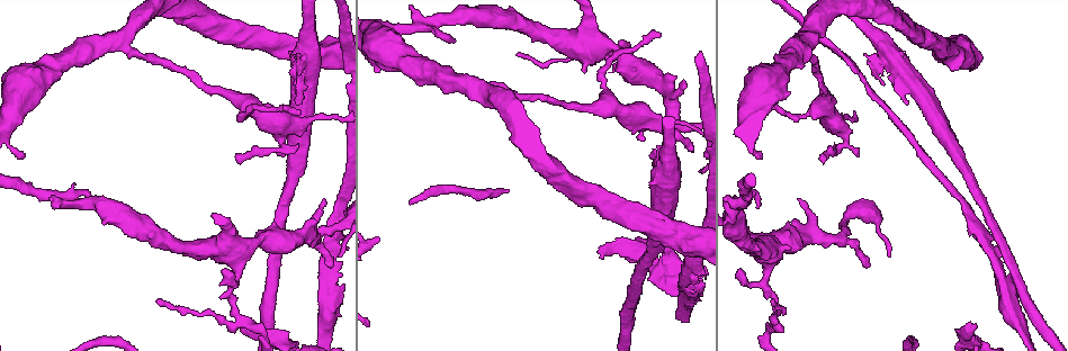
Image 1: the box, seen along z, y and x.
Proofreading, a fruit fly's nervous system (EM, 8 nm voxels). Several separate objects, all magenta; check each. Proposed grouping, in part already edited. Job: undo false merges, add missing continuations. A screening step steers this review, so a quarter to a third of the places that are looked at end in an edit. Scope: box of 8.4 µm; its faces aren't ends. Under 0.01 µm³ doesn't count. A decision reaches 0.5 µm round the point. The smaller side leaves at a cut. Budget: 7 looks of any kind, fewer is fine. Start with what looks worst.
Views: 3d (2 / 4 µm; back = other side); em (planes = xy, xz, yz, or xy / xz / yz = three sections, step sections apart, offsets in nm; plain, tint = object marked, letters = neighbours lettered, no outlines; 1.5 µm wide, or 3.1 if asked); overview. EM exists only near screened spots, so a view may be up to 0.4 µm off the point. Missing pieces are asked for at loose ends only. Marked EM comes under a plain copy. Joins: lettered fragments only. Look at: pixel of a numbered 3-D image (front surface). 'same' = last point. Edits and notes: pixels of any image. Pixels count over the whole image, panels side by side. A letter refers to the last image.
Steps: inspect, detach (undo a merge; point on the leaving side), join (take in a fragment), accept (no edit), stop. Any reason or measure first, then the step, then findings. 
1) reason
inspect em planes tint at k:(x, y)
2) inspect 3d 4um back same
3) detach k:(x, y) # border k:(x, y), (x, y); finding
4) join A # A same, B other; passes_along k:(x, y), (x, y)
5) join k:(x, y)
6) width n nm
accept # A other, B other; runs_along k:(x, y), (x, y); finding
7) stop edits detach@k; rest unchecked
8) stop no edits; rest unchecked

branch stops here
inspect 3d 4um at 1:(243, 329)

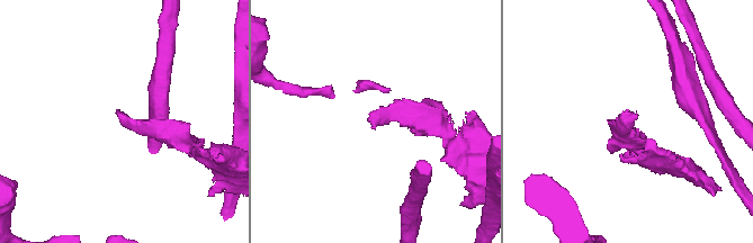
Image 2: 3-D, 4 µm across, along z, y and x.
inspect em planes letters at 2:(120, 115)

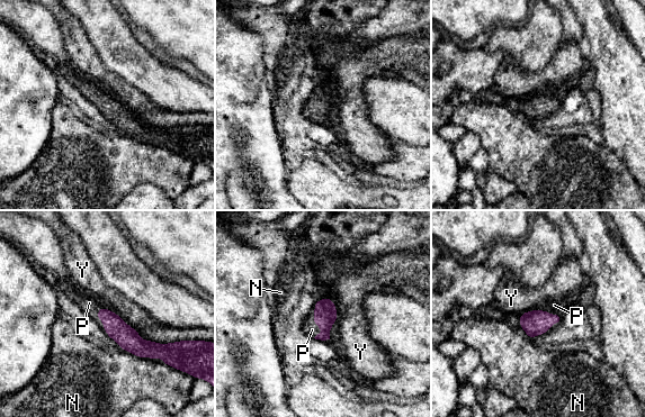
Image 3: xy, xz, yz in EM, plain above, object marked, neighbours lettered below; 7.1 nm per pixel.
join P # N other, P same, Y other; passes_along 3:(534, 323), (542, 310), (554, 305); the neuron continues

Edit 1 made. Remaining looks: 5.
inspect overview

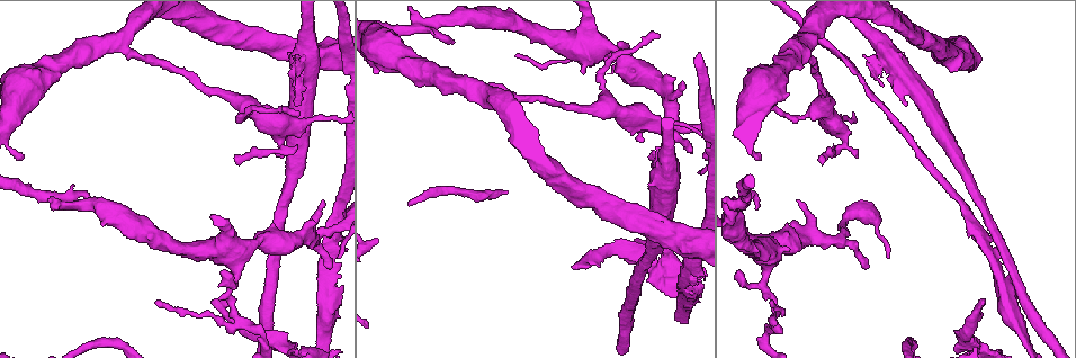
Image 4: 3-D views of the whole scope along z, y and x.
inspect 3d 2um at 4:(807, 239)

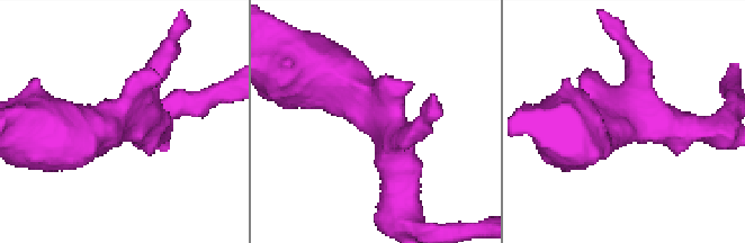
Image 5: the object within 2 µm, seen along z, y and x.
need the tissue
inspect em planes letters at 5:(625, 127)

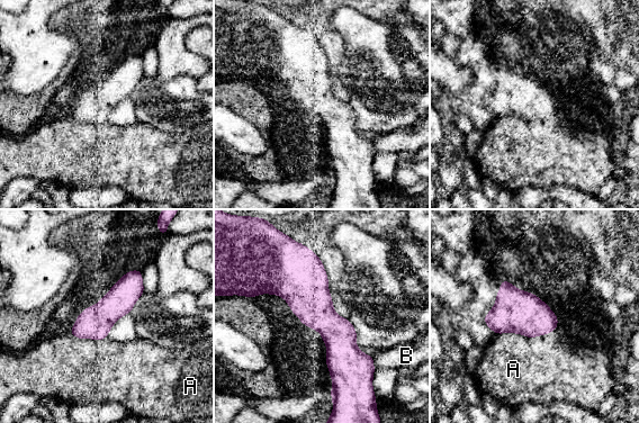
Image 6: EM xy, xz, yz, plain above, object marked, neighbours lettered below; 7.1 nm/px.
accept # A other, B other; border 6:(69, 333), (80, 339), (105, 339); all the same neuron

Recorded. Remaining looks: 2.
stop edits join@3; rest unchecked

